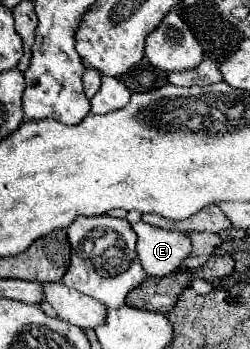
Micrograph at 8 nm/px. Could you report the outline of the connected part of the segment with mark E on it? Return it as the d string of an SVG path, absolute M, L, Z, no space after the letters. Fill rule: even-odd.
M144 222L132 224L138 236L138 258L148 276L168 276L190 256L192 242L184 232L162 230Z

